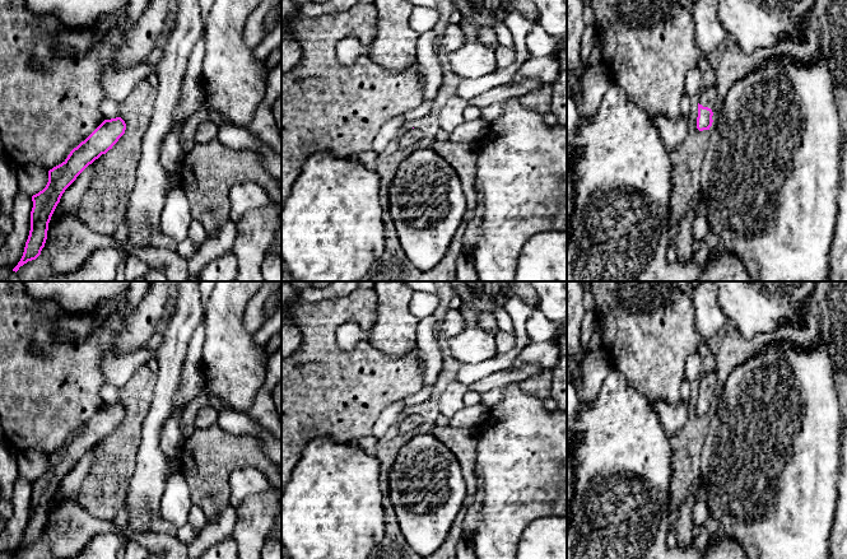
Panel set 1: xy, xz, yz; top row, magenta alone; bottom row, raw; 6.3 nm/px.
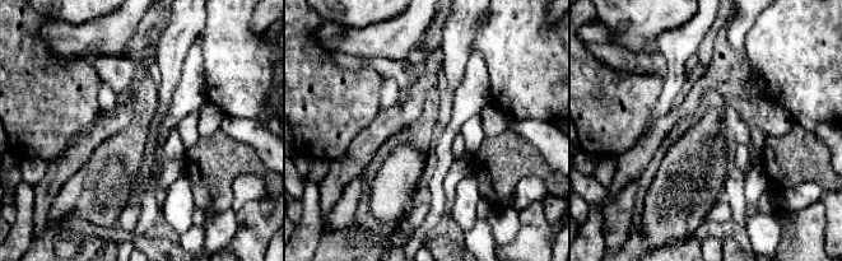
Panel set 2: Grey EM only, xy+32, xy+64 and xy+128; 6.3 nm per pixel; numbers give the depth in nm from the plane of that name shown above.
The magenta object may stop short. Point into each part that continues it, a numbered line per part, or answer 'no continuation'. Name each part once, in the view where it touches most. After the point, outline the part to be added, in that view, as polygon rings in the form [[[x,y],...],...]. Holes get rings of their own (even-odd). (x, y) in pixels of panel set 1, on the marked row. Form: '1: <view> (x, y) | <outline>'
1: yz (707, 98) | [[[716,87],[704,88],[704,90],[698,97],[698,103],[702,104],[703,107],[711,108],[713,112],[715,106],[716,106],[717,94],[718,92]]]

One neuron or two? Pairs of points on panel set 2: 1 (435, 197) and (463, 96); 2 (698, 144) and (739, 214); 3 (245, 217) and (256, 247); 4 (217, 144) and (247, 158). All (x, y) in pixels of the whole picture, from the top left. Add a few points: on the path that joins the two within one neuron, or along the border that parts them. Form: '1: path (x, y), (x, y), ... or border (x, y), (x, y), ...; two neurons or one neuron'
1: path (440, 172), (443, 162), (443, 141), (456, 121); one neuron
2: border (729, 169), (722, 189); two neurons
3: path (252, 224), (252, 239); one neuron
4: path (224, 152), (231, 158), (240, 158); one neuron

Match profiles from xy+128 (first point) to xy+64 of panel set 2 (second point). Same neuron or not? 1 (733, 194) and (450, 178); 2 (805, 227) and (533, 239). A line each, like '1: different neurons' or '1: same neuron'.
1: same neuron
2: same neuron

